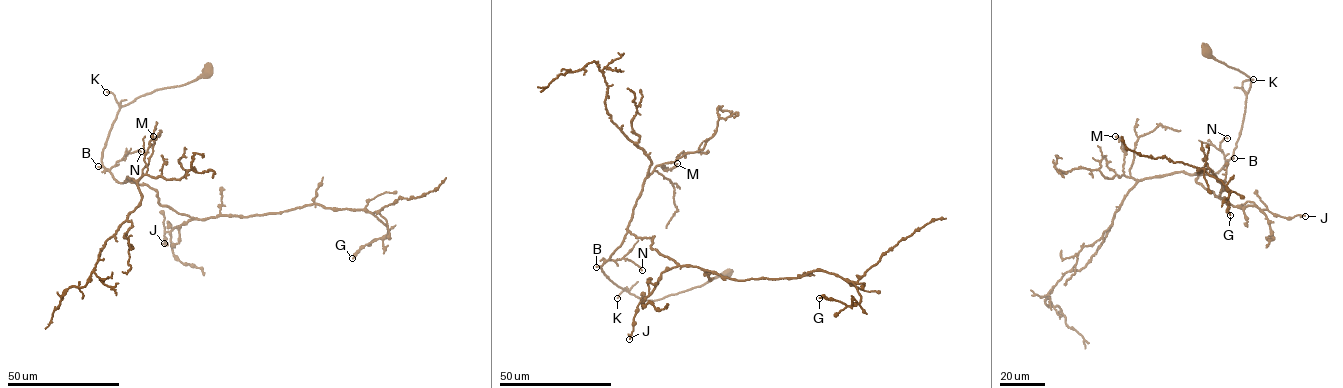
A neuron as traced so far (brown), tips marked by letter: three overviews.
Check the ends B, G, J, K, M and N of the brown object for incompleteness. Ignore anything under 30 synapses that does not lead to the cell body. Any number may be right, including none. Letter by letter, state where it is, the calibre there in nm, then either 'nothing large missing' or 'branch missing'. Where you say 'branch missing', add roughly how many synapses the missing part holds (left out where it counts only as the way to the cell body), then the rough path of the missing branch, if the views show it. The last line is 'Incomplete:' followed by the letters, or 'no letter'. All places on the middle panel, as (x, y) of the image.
B: at (596, 267); 130 nm thick; nothing large missing
G: at (819, 298); 170 nm thick; nothing large missing
J: at (629, 339); 120 nm thick; nothing large missing
K: at (617, 298); 200 nm thick; nothing large missing
M: at (677, 163); 100 nm thick; nothing large missing
N: at (642, 270); 170 nm thick; branch missing; about 30 synapses; missing branch runs (642, 270), (659, 286), (691, 283), (696, 278)
Incomplete: N

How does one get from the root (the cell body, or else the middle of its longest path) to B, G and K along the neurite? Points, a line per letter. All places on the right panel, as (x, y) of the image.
B: (1206, 51), (1244, 73), (1251, 81), (1234, 158)
G: (1206, 51), (1251, 83), (1233, 155), (1194, 174), (1215, 196), (1224, 185), (1202, 168), (1231, 191), (1230, 215)
K: (1206, 51), (1249, 78), (1251, 86), (1245, 93), (1243, 82), (1253, 79)

